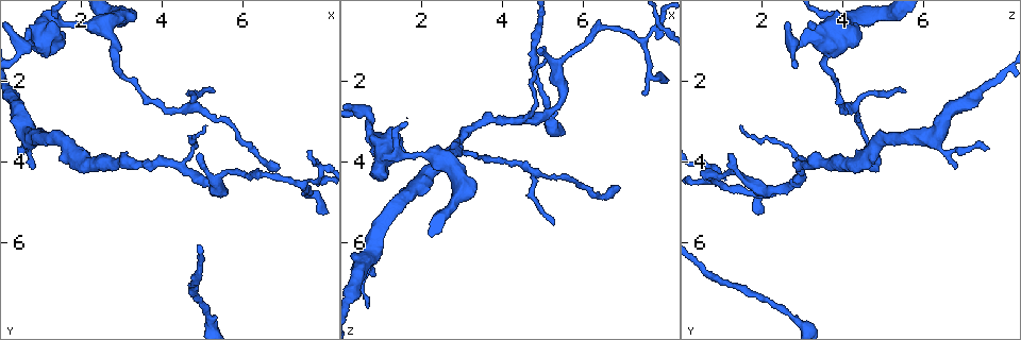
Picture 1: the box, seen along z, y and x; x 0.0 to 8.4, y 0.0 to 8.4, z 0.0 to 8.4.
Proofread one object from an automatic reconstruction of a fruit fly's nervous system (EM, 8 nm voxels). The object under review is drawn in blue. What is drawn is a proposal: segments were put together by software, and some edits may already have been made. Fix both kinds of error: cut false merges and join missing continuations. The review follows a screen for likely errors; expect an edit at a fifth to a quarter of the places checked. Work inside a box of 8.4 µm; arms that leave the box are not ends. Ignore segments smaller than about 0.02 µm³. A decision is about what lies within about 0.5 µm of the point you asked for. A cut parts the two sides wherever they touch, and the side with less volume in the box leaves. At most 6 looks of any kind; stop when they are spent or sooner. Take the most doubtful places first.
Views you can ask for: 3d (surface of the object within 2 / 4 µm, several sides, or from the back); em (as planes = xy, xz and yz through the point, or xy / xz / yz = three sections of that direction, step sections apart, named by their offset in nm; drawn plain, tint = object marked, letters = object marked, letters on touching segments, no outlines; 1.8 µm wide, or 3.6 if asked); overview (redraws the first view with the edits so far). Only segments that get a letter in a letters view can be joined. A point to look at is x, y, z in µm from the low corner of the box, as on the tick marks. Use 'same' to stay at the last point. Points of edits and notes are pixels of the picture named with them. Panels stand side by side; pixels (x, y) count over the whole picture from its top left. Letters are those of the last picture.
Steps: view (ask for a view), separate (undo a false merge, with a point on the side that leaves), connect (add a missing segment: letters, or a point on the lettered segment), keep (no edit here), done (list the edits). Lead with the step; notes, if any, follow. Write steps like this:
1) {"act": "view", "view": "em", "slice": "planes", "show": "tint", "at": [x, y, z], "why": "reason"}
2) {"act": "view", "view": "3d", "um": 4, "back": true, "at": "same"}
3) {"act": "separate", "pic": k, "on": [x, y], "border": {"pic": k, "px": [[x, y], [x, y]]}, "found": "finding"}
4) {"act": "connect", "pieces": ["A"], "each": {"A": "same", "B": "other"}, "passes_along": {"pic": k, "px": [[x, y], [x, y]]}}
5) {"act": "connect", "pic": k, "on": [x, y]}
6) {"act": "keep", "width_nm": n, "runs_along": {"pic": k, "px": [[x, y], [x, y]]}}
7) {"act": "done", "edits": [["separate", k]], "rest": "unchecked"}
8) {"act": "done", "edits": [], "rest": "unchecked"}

{"act": "view", "view": "em", "slice": "xz", "step": 16, "show": "letters", "at": [7.35, 4.60, 1.05], "why": "three-way junction"}

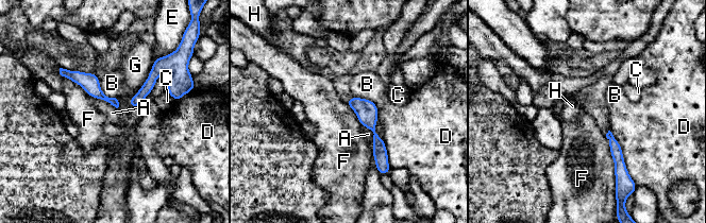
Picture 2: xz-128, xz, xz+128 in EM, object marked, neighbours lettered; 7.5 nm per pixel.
{"act": "view", "view": "em", "slice": "planes", "show": "letters", "at": "same", "why": "cut it another way"}

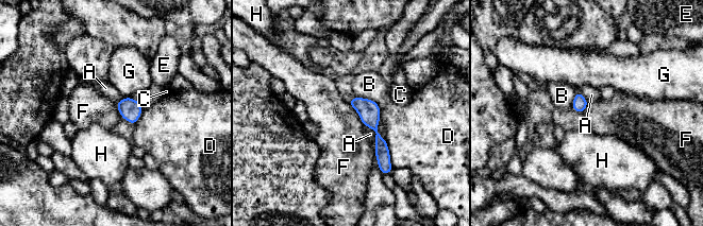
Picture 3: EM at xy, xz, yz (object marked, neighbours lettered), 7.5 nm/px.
{"act": "keep", "longest_contact_nm": ["D", 260], "each": {"A": "other", "B": "other", "C": "other", "D": "other", "E": "other", "F": "other", "G": "other", "H": "other"}, "found": "continuous, no second cell"}

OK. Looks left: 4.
{"act": "view", "view": "em", "slice": "xz", "step": 8, "show": "tint", "at": [1.30, 0.65, 3.85], "why": "calibre changes"}

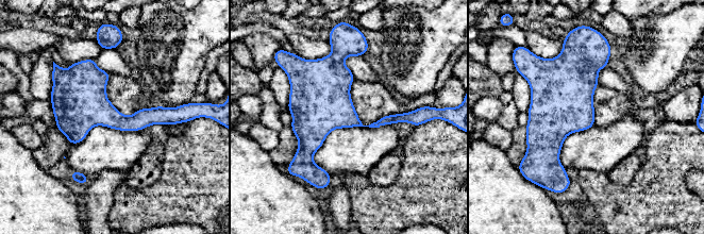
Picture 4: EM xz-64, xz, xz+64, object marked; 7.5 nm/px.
{"act": "view", "view": "em", "slice": "planes", "show": "letters", "at": "same"}

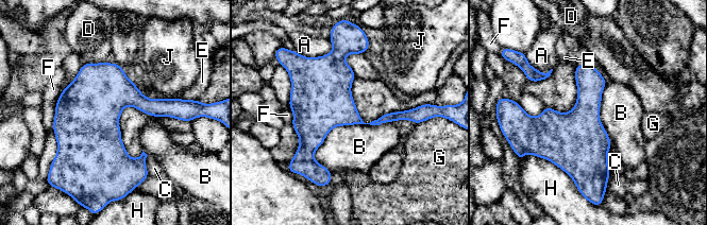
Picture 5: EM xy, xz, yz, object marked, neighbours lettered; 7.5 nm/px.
{"act": "keep", "longest_contact_nm": ["B", 700], "each": {"A": "other", "B": "other", "C": "other", "D": "other", "E": "other", "F": "other", "G": "other", "H": "other", "J": "other"}, "found": "one cell here"}

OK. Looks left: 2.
{"act": "view", "view": "em", "slice": "planes", "show": "plain", "at": [2.90, 1.65, 3.50]}

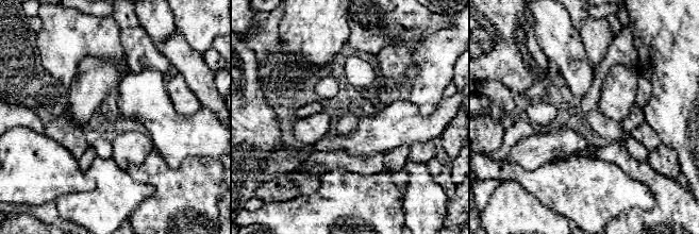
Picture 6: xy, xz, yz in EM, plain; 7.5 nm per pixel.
{"act": "view", "view": "em", "slice": "planes", "show": "letters", "at": "same", "why": "what lies round it"}

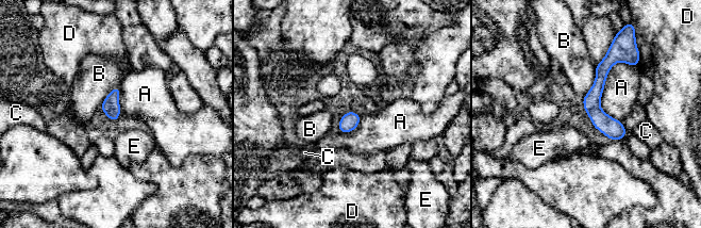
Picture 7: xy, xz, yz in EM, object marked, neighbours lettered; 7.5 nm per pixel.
{"act": "keep", "longest_contact_nm": ["A", 460], "each": {"A": "other", "B": "other", "C": "other", "D": "other", "E": "other"}, "border": {"pic": 7, "px": [[618, 61], [600, 107], [621, 121]]}, "found": "continuous, no second cell"}

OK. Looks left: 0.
{"act": "done", "edits": [], "rest": "unchecked"}

